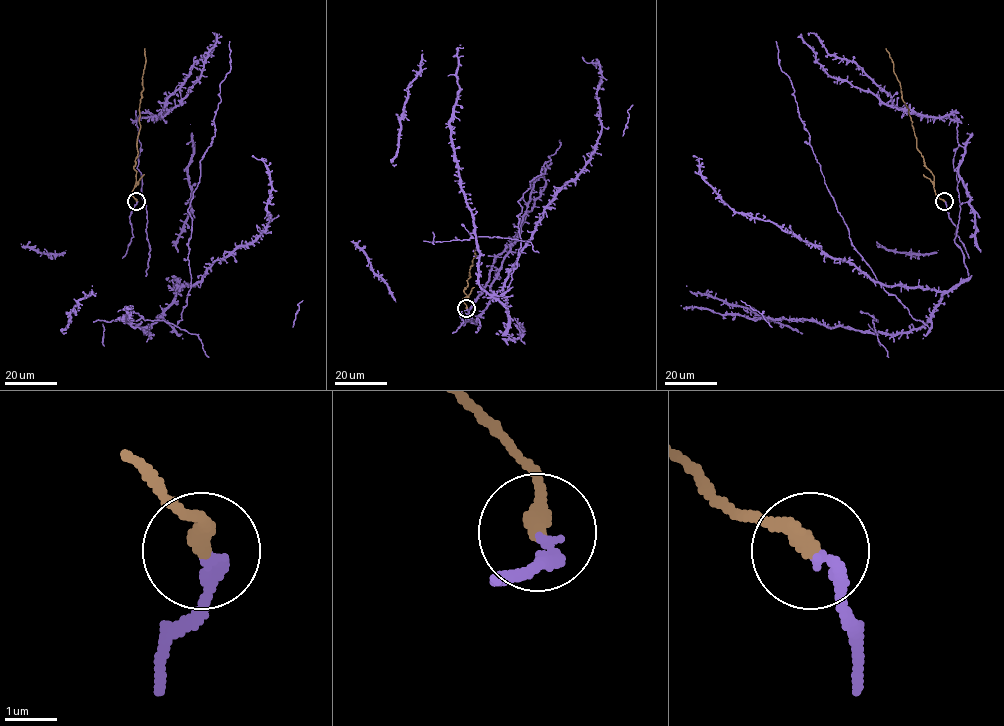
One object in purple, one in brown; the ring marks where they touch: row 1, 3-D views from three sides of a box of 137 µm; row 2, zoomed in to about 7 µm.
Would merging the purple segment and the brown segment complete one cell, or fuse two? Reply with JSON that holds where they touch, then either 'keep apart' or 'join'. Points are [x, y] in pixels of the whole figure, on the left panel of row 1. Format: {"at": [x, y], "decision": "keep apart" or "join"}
{"at": [136, 201], "decision": "join"}

